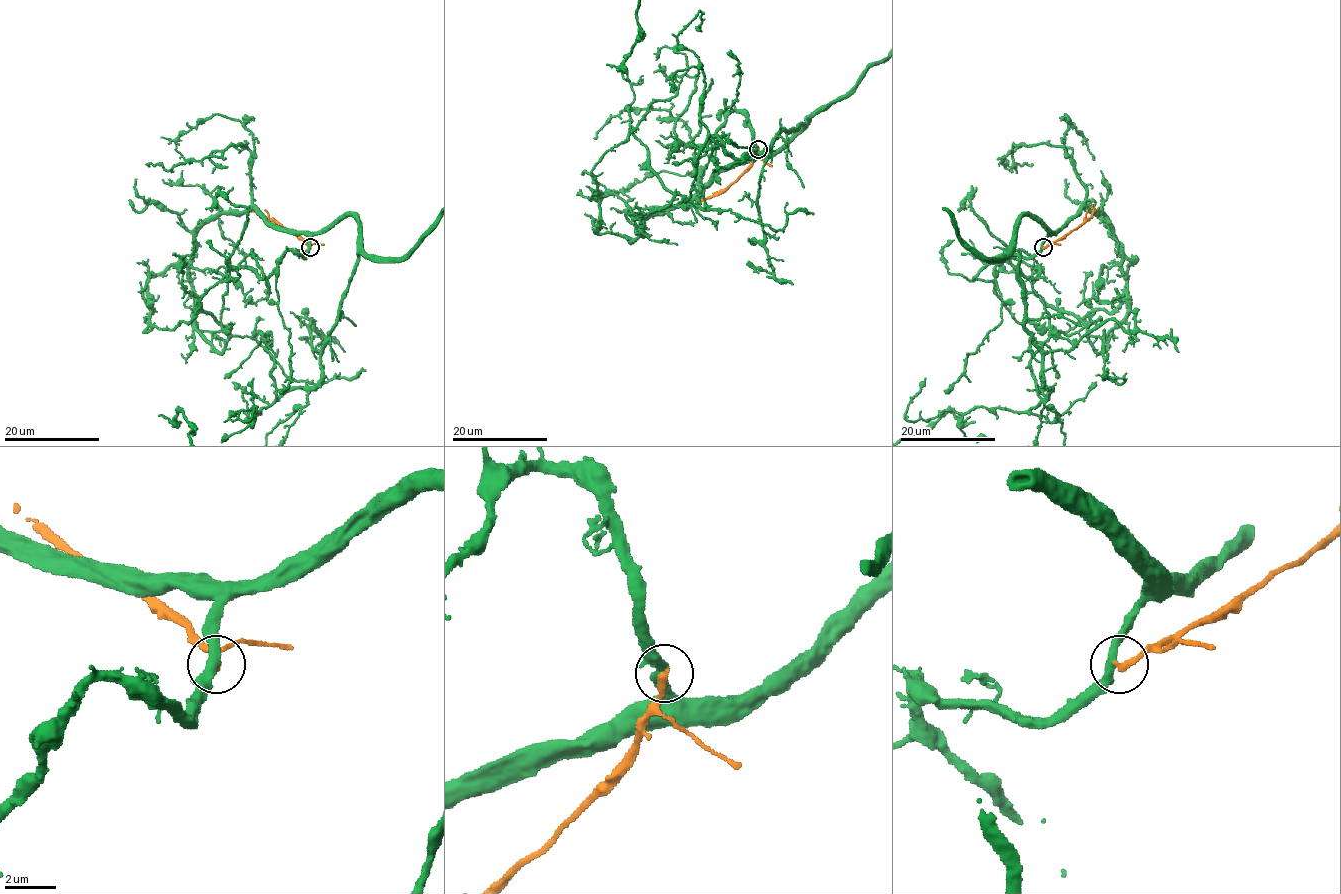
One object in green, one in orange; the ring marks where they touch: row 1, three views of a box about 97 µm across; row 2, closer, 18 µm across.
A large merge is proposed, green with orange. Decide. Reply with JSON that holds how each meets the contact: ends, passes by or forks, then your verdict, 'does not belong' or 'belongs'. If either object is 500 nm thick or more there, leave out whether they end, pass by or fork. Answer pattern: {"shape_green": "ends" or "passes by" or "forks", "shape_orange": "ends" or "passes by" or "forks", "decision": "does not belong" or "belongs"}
{"shape_green": "passes by", "shape_orange": "ends", "decision": "does not belong"}

